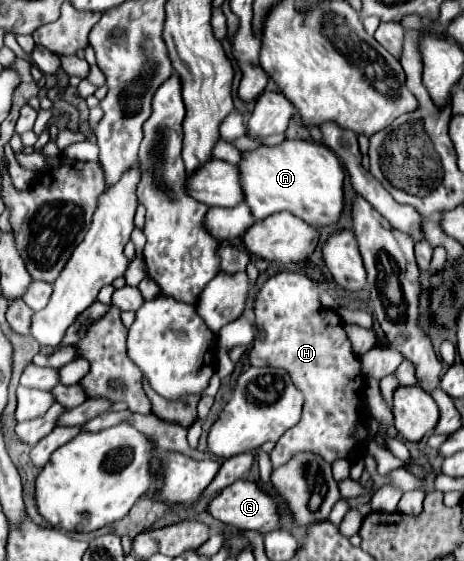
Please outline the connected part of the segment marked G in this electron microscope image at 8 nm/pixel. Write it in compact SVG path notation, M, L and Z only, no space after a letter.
M235 481L233 485L225 487L211 503L209 503L209 513L227 523L227 525L233 525L237 529L243 529L243 531L259 531L259 533L269 533L269 531L275 531L279 527L279 503L273 495L265 493L257 483L251 483L251 481Z

